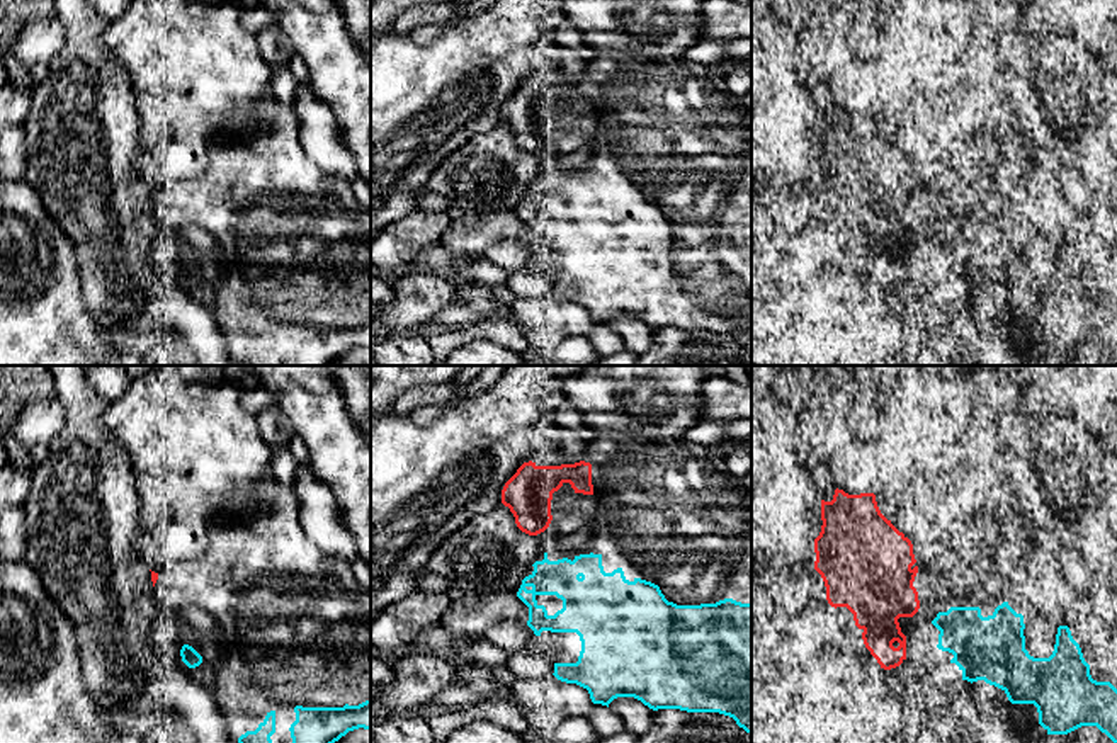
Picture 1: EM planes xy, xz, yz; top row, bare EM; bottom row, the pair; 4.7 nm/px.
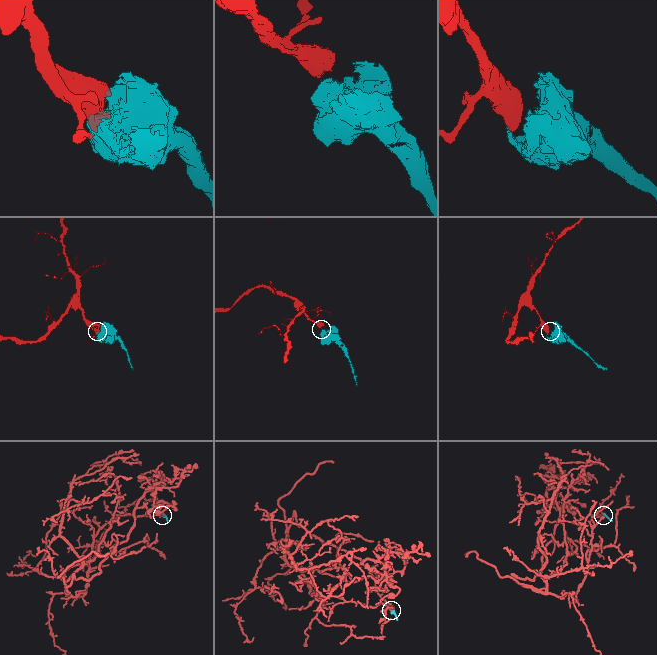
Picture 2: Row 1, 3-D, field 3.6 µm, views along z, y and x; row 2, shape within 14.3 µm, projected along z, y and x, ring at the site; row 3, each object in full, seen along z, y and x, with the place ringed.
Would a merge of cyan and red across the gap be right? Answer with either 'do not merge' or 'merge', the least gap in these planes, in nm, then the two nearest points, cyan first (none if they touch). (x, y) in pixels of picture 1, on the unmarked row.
merge; 90 nm apart; from cyan across yz (932, 240), (917, 230)

